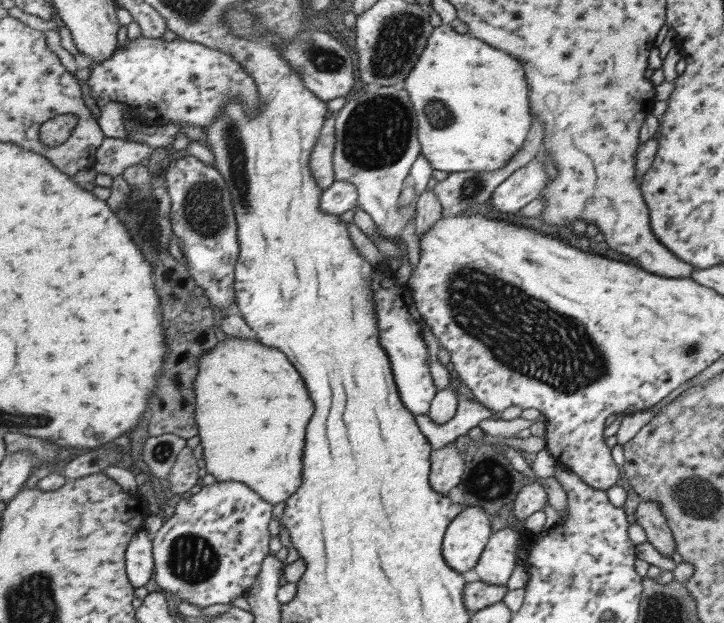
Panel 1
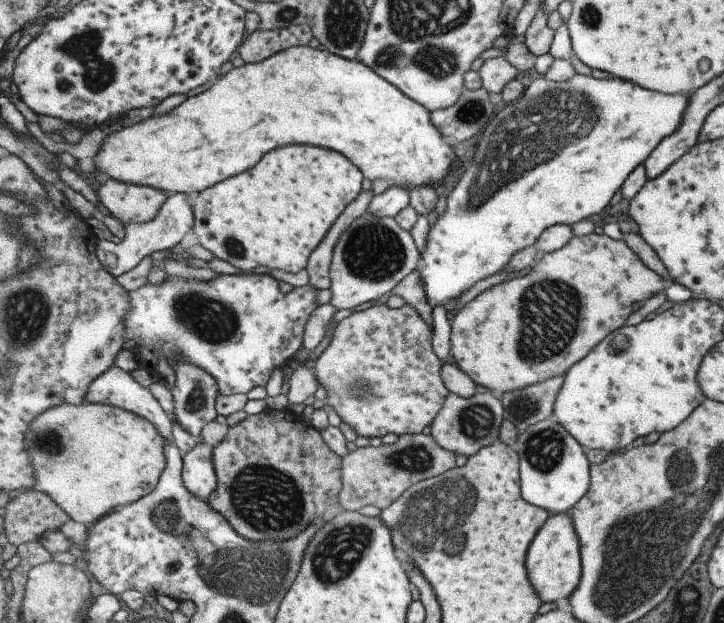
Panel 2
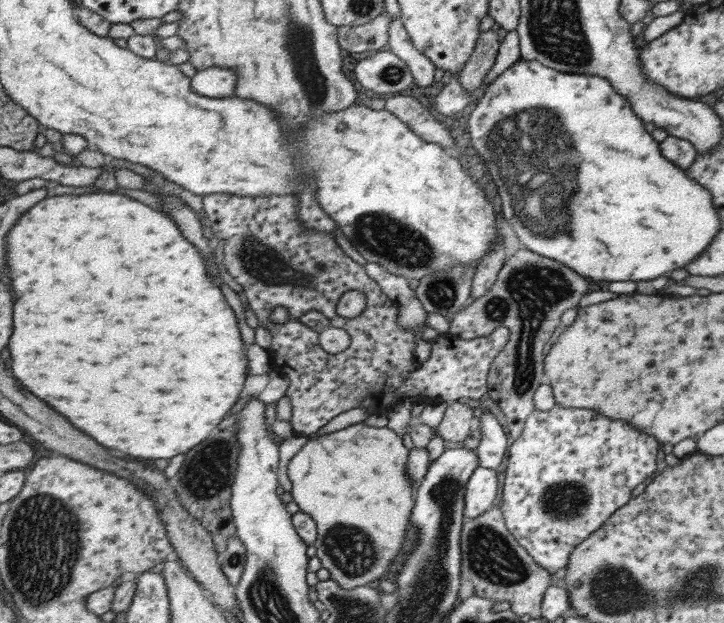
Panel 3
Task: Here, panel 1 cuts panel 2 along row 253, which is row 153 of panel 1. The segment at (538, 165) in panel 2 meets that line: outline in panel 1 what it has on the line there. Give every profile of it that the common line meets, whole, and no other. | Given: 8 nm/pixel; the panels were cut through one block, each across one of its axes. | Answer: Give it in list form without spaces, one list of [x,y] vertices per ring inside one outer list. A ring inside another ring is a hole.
[[[442,23],[431,33],[426,50],[403,85],[418,113],[422,154],[438,171],[501,171],[521,152],[533,127],[535,118],[529,108],[529,85],[522,61],[515,60],[507,51],[499,50],[469,32],[455,32],[451,24]]]

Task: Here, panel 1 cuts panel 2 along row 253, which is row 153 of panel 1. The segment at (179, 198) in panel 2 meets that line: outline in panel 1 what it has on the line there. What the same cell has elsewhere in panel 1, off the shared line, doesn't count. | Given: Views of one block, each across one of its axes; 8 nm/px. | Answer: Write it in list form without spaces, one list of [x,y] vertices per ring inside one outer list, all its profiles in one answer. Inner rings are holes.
[[[106,138],[99,147],[94,170],[97,173],[109,174],[111,177],[125,174],[129,166],[135,166],[142,159],[150,159],[155,148],[149,144],[118,138]]]

